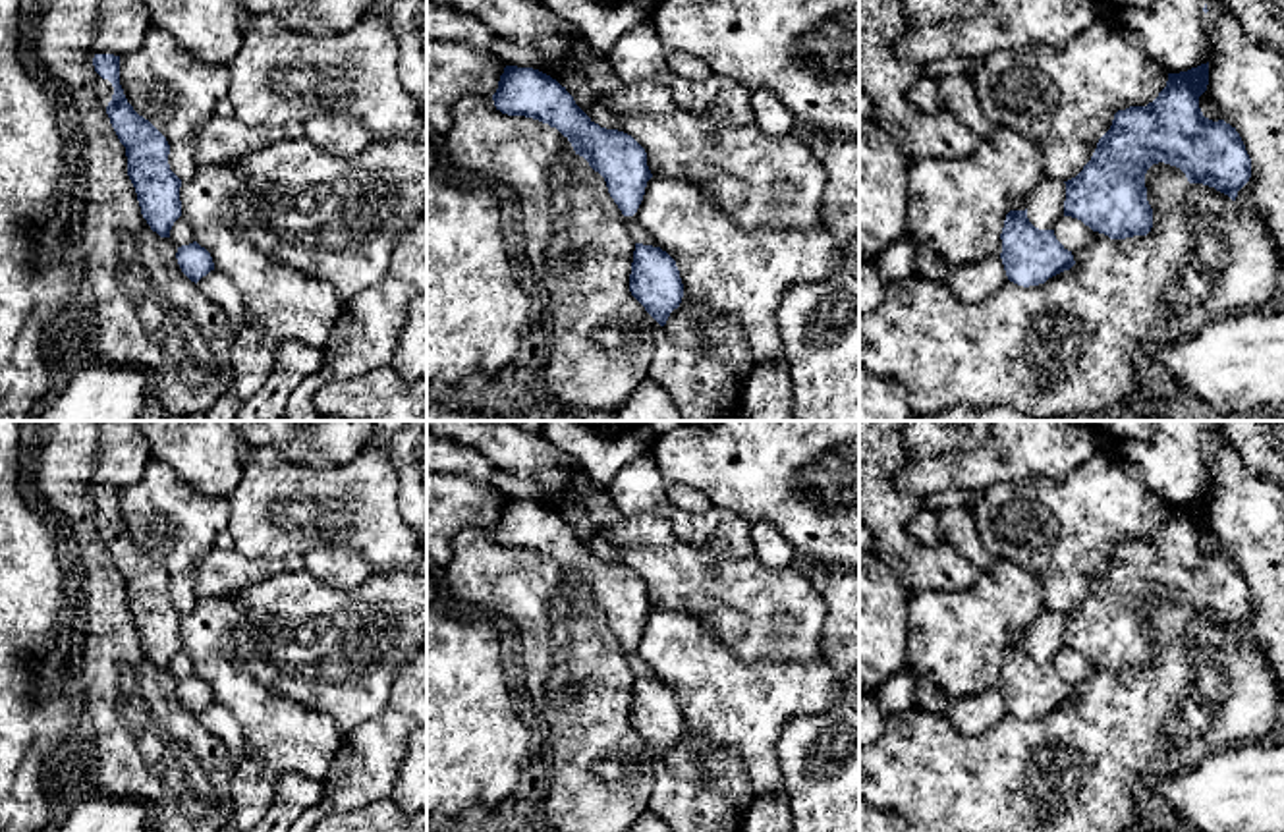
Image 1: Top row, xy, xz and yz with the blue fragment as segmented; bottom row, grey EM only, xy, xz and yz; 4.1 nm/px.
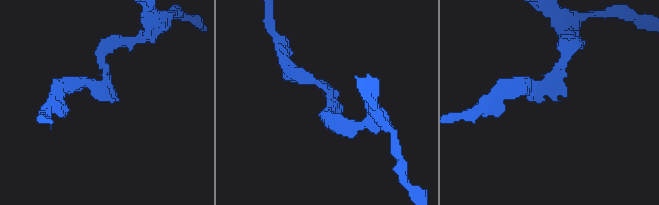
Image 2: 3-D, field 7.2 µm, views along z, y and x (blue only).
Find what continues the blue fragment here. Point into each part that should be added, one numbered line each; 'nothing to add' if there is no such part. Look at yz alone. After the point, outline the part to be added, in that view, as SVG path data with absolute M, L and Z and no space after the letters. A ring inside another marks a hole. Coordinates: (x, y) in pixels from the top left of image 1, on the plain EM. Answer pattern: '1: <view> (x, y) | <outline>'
nothing to add

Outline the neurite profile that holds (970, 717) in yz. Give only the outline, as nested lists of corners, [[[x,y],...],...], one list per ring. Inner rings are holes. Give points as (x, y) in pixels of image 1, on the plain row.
[[[985,689],[971,697],[956,697],[948,703],[944,718],[965,735],[981,735],[1006,718],[1008,708],[1000,689]]]

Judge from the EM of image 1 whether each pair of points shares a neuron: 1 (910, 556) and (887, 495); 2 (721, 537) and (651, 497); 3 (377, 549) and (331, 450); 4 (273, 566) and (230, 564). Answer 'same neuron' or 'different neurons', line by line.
1: same neuron
2: same neuron
3: different neurons
4: same neuron

